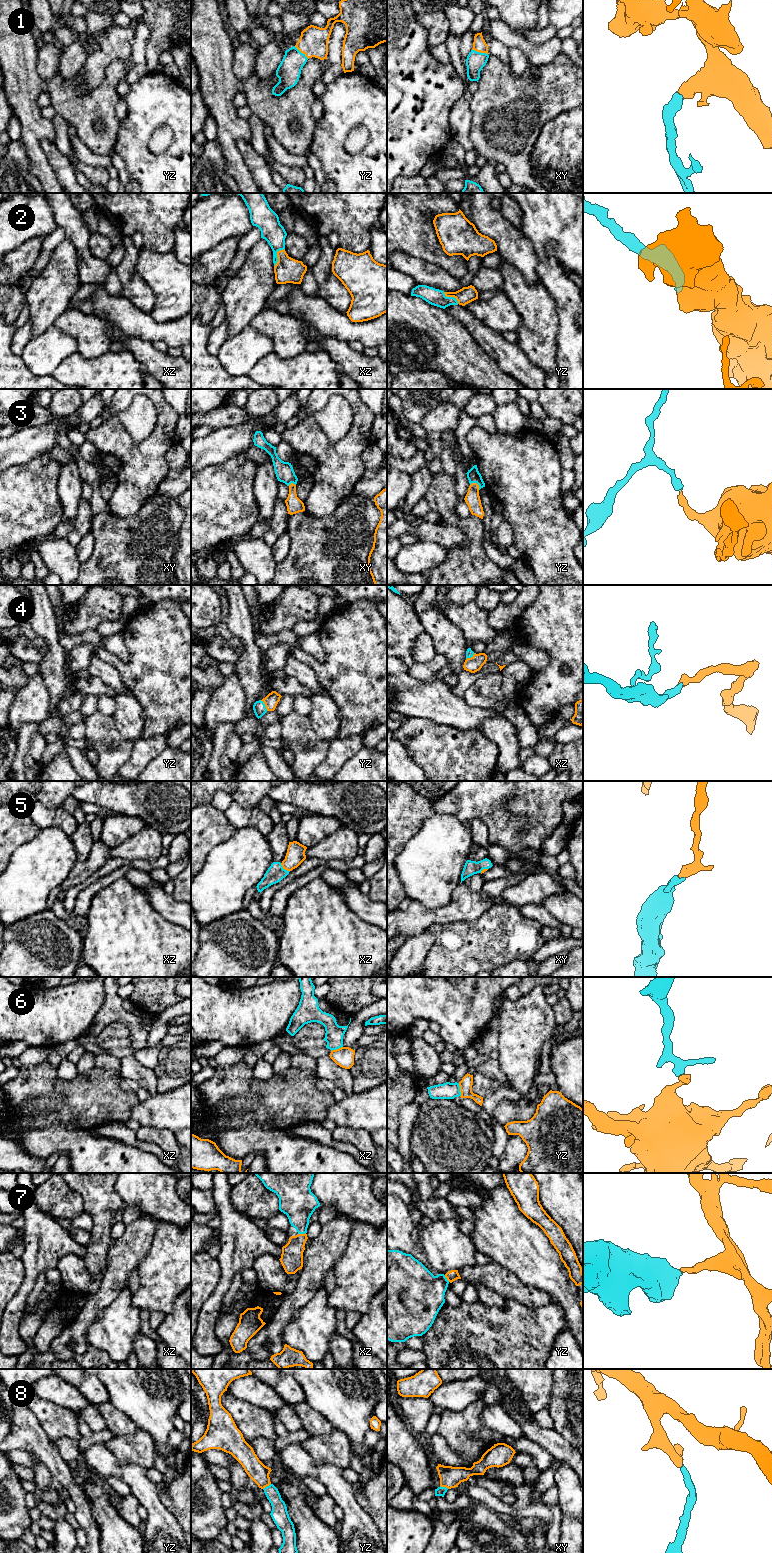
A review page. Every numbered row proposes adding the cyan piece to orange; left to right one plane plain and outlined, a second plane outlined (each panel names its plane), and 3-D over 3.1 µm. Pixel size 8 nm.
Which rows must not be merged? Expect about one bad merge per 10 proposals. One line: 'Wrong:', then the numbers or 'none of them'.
Wrong: 6

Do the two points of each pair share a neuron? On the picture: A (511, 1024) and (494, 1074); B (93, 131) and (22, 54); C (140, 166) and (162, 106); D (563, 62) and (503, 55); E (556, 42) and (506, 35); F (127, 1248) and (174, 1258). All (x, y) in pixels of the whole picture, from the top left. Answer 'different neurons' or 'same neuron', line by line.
A: different neurons
B: different neurons
C: same neuron
D: different neurons
E: same neuron
F: different neurons

